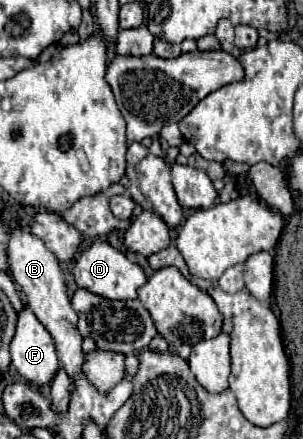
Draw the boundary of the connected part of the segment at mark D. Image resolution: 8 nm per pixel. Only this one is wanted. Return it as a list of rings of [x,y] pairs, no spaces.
[[[95,242],[87,250],[83,250],[75,260],[73,276],[79,288],[87,288],[109,300],[133,300],[137,298],[137,288],[147,282],[147,276],[143,274],[141,266],[131,264],[125,254],[121,254],[107,242]]]

